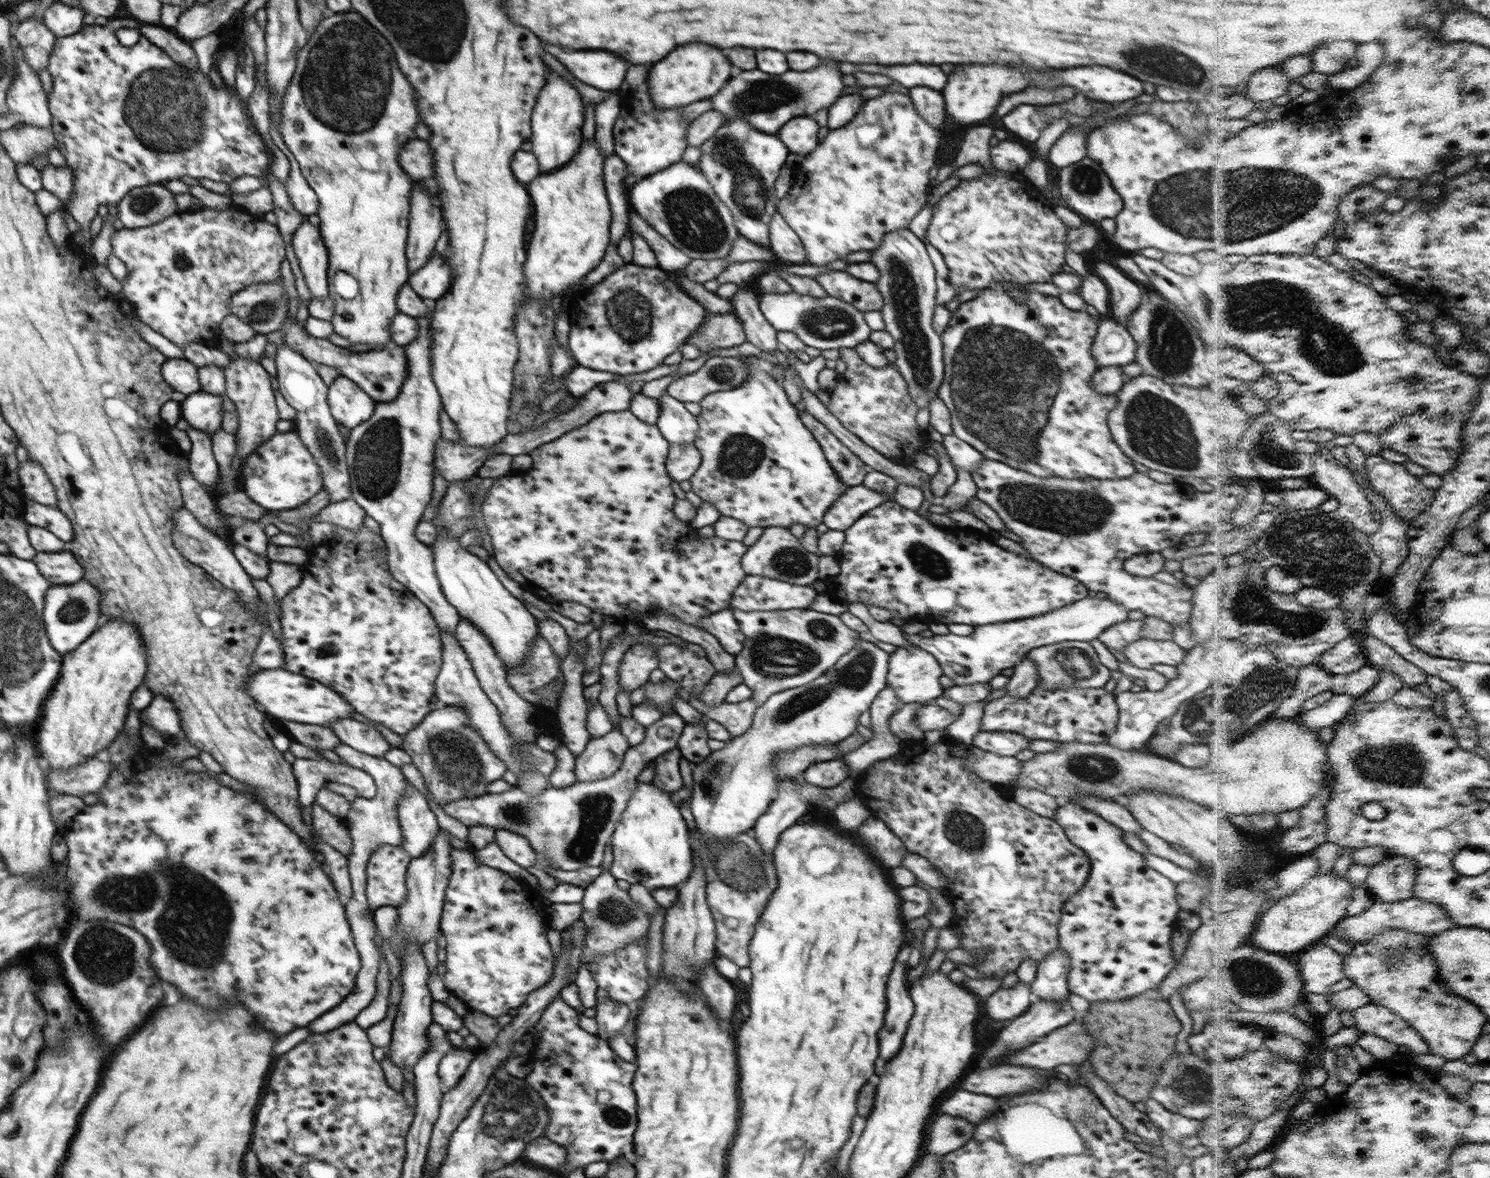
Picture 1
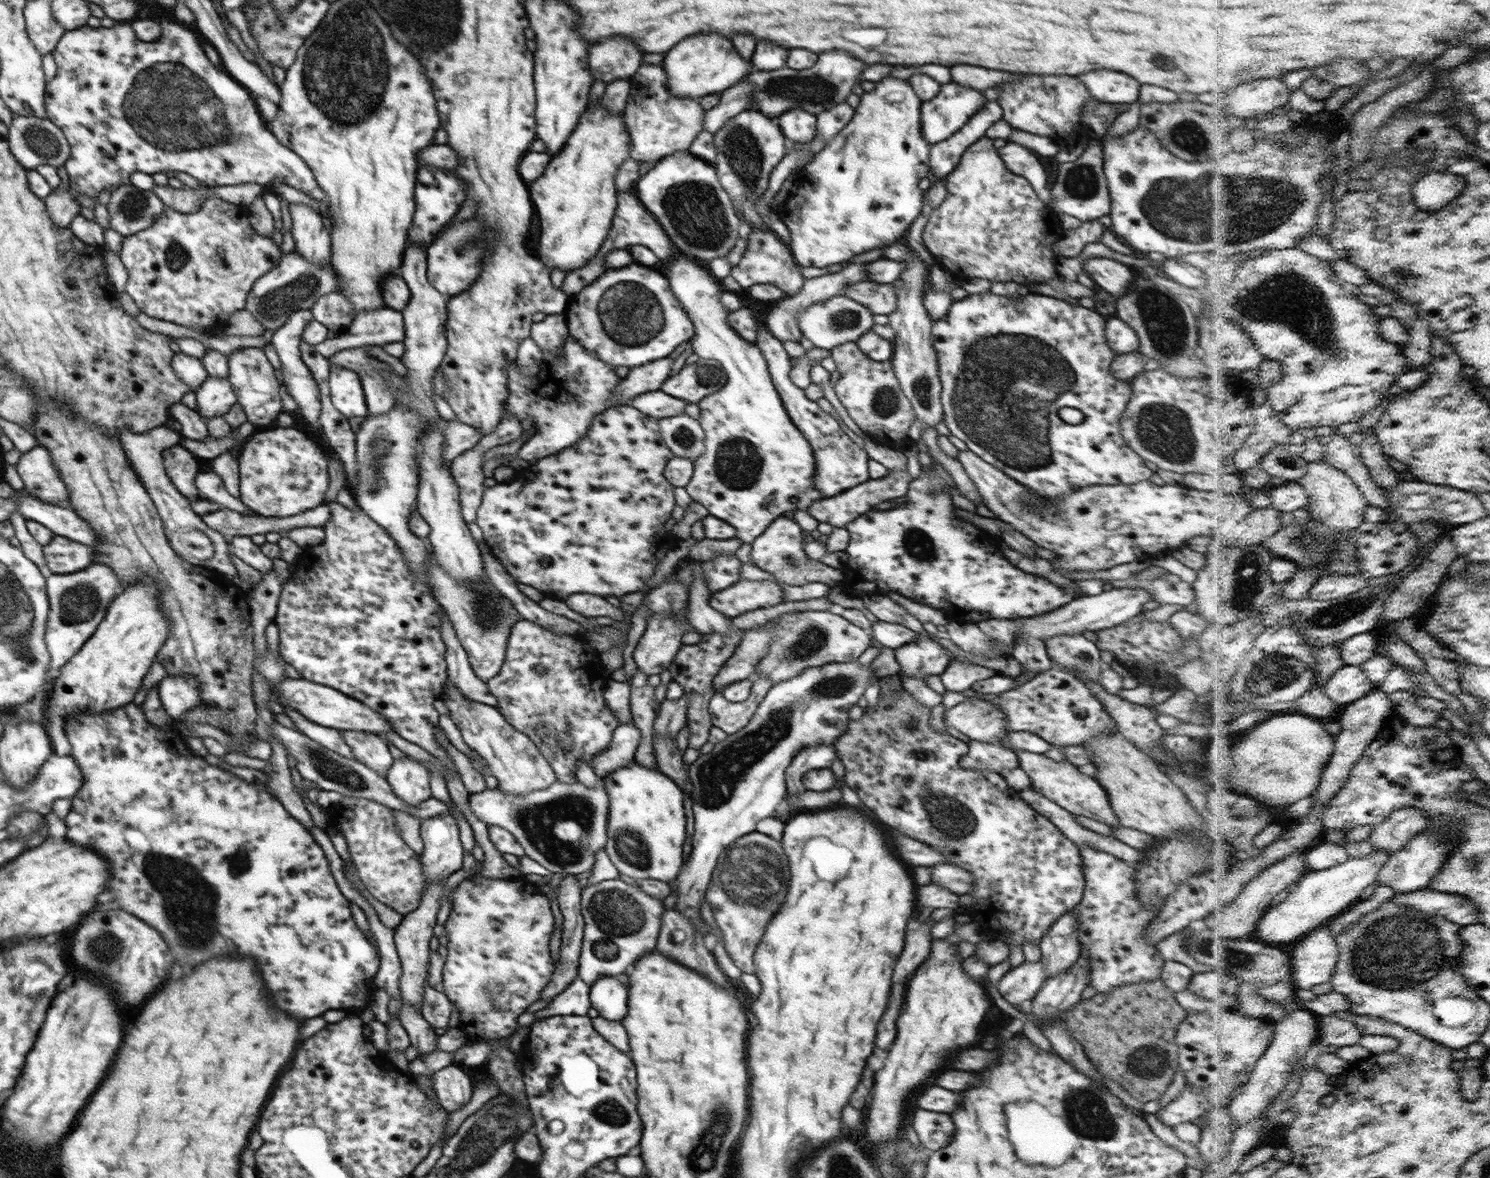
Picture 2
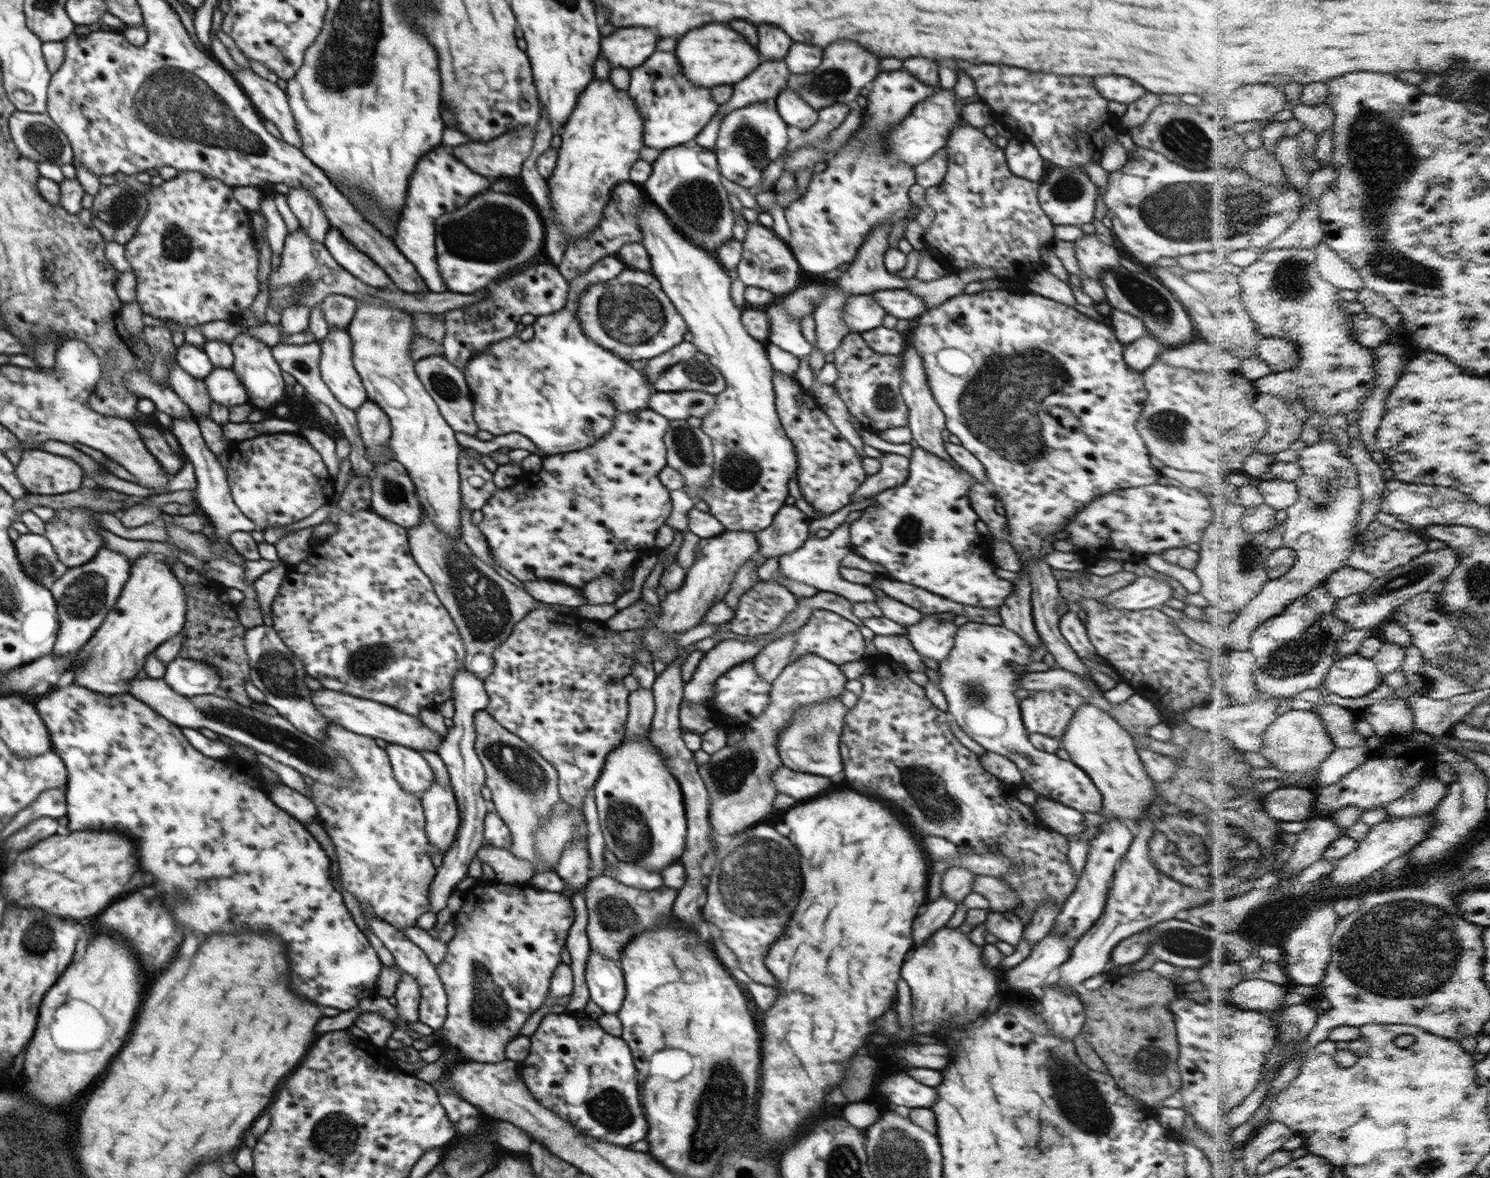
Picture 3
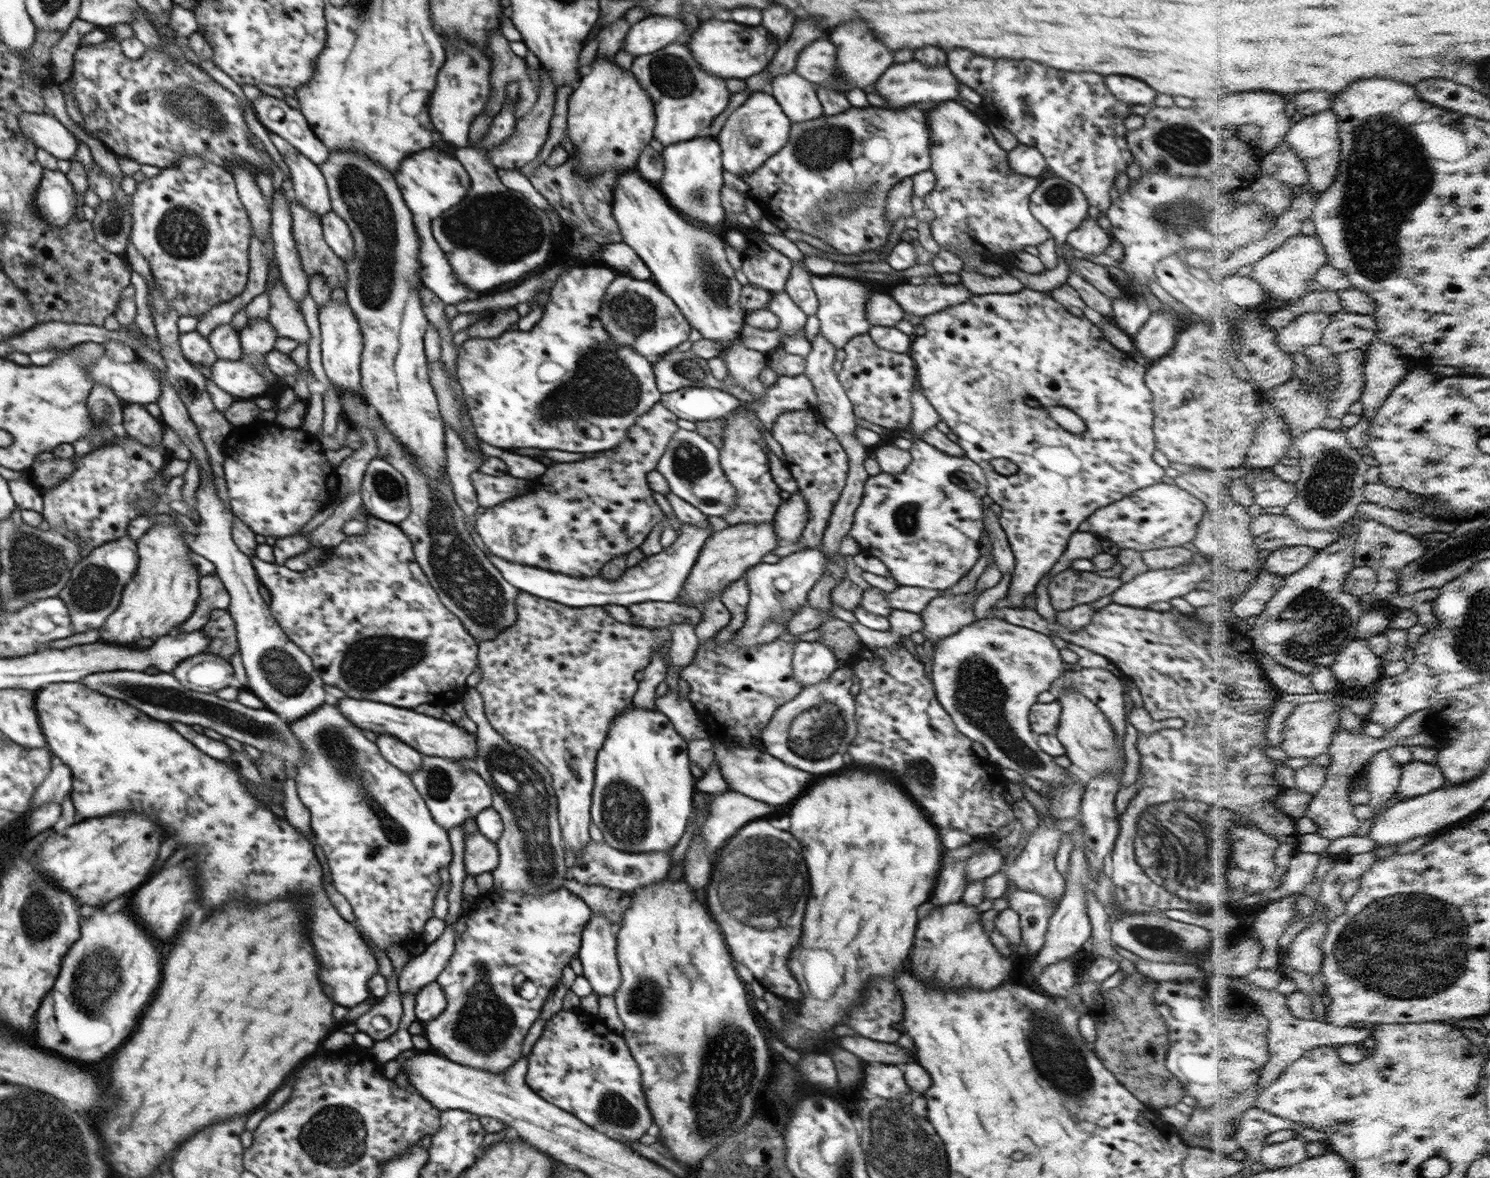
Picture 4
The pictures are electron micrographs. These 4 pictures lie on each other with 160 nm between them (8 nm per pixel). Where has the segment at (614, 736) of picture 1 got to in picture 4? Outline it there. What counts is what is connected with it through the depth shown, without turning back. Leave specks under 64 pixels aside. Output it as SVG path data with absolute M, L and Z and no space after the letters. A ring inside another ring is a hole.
M660 648L655 650L650 665L644 669L644 678L639 682L638 690L633 696L633 704L638 708L657 710L656 699L664 688L667 676L666 665L659 654Z

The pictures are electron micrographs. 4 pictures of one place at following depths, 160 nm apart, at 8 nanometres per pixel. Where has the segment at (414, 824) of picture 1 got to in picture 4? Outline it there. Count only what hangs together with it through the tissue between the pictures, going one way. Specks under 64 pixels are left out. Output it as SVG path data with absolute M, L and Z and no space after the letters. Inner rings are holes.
M378 734L376 744L380 754L390 763L412 775L421 767L423 754L391 734Z

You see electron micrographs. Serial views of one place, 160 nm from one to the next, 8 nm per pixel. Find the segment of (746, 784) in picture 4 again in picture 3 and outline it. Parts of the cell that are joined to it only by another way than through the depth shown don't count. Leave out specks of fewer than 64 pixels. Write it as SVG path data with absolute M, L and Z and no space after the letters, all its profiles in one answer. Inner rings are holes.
M780 765L771 776L778 793L793 796L796 800L804 800L810 796L820 796L820 792L830 790L834 783L830 777L796 772L790 768Z

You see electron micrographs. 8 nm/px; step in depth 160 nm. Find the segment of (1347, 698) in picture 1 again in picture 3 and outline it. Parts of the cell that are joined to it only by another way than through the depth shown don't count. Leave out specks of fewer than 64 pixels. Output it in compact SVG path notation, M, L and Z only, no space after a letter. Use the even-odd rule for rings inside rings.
M1359 653L1341 656L1331 668L1326 687L1333 694L1346 698L1360 698L1372 694L1385 683L1374 658Z

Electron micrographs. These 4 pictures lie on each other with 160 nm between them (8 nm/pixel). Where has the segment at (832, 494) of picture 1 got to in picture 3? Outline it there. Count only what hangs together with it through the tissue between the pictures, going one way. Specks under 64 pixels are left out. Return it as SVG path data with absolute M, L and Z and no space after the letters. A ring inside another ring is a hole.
M643 193L643 208L641 208L641 214L639 214L639 229L644 232L644 240L641 240L640 244L646 247L651 260L650 273L654 275L661 284L664 294L672 301L672 304L676 307L676 310L680 313L680 316L686 321L688 330L692 333L691 343L702 354L708 355L708 360L722 373L725 378L726 389L720 395L716 395L716 404L712 407L712 412L708 412L704 418L702 418L701 430L712 439L712 447L714 452L714 472L711 474L709 483L705 486L703 493L699 496L701 500L704 500L709 506L709 513L718 520L723 526L725 531L735 532L752 532L754 534L759 531L764 531L768 526L772 525L775 514L786 505L786 498L788 498L788 482L792 478L797 478L796 469L798 469L798 462L796 462L796 452L794 452L794 443L788 438L782 424L780 424L780 418L776 414L775 404L775 390L773 384L773 366L770 361L769 345L765 342L761 342L752 338L746 327L741 321L742 307L738 307L733 303L732 297L730 297L730 286L732 281L728 276L727 270L720 264L720 261L714 255L714 252L709 252L707 249L700 248L699 245L694 244L691 240L688 242L682 234L678 234L672 226L671 220L667 219L667 216L658 208L650 198L647 198Z

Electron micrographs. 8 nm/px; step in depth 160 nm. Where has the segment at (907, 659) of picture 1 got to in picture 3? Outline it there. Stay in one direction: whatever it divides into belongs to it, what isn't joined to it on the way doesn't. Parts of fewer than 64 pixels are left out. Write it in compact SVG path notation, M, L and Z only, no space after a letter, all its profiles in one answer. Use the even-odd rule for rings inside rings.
M924 614L916 625L907 628L908 640L921 658L932 658L940 664L951 654L956 629L954 623L938 620L935 614Z

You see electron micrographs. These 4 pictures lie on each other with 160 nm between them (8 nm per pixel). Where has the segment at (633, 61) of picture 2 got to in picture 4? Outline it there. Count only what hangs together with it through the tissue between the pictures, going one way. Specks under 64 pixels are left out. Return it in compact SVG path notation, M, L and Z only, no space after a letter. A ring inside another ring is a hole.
M646 16L628 29L622 50L634 57L657 52L668 44L679 40L688 40L684 32L686 26L680 18L669 16ZM684 34L684 36L682 36Z

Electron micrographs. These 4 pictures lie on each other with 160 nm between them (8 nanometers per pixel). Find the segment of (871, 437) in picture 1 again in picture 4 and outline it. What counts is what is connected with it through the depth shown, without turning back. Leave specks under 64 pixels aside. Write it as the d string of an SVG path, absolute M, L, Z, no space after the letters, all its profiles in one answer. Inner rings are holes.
M860 334L843 348L846 358L837 375L853 407L855 419L882 426L888 430L904 429L912 418L912 389L917 387L917 366L910 353L894 353L874 344L871 336Z

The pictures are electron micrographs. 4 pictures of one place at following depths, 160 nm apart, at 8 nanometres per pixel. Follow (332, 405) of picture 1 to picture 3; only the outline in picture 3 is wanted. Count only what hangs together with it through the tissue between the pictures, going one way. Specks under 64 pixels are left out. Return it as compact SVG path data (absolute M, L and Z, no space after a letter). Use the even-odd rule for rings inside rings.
M330 326L320 346L319 371L322 380L340 404L356 411L368 396L353 365L352 339L348 329Z

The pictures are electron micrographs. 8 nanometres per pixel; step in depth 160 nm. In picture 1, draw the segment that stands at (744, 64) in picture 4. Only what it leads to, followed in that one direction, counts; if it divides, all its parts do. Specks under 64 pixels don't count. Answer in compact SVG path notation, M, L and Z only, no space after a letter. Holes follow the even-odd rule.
M686 44L678 50L672 50L664 60L650 68L648 88L658 108L677 108L714 96L730 76L732 64L718 48L706 44Z

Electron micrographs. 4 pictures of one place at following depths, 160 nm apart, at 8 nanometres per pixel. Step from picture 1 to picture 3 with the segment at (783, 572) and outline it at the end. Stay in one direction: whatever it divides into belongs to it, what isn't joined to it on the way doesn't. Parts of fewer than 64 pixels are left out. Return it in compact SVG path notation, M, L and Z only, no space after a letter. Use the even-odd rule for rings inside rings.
M784 505L775 514L774 521L771 526L756 533L756 539L759 544L757 557L779 558L786 554L790 554L798 550L801 545L809 538L809 524L811 519L804 514L795 505Z

